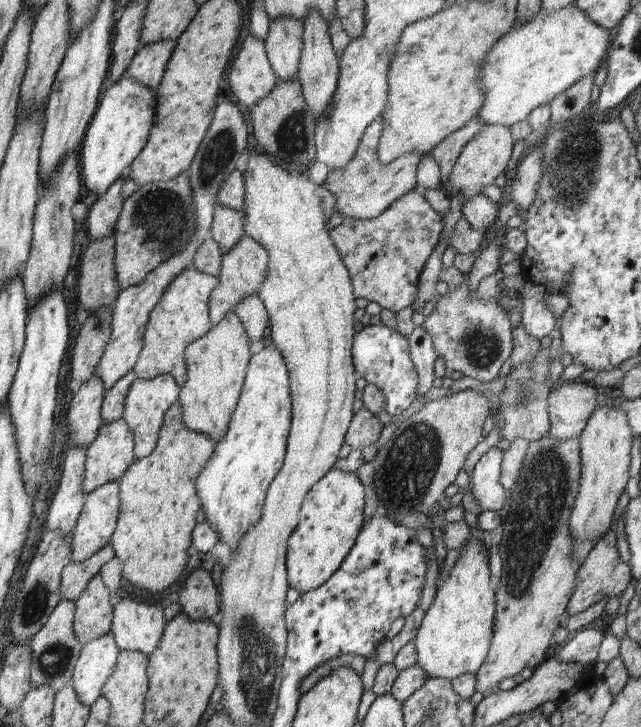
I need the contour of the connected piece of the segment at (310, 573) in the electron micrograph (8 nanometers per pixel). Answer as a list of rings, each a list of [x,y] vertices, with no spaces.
[[[330,469],[302,501],[296,528],[286,543],[287,581],[290,589],[305,593],[324,584],[355,543],[364,522],[365,486],[356,473]]]

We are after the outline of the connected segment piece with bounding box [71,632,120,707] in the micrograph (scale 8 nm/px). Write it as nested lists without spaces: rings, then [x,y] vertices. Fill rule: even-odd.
[[[111,632],[83,645],[71,683],[84,706],[89,707],[101,696],[104,683],[114,672],[118,654],[120,650]]]

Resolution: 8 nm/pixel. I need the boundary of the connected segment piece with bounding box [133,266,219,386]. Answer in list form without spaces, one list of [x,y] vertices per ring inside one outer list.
[[[188,266],[171,280],[156,306],[149,312],[143,347],[133,368],[138,379],[170,375],[180,386],[186,382],[185,350],[193,340],[204,336],[212,328],[208,303],[212,289],[218,283],[218,277],[204,274],[194,266]]]

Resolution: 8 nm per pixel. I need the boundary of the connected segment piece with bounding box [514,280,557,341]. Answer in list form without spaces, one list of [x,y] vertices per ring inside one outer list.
[[[525,280],[524,288],[514,294],[521,302],[520,324],[528,334],[535,336],[539,341],[554,330],[557,319],[546,303],[545,291],[545,286]]]

